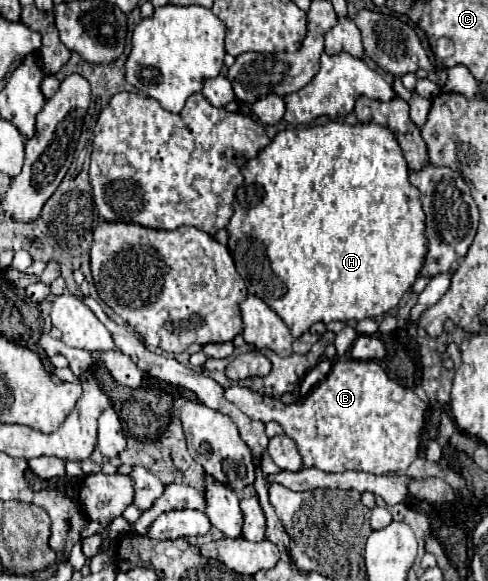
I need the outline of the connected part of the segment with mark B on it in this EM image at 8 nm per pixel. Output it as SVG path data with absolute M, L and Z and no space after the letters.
M373 360L335 362L325 382L315 386L307 398L293 404L281 404L277 398L241 386L227 388L225 398L253 420L275 420L281 424L285 434L297 442L307 468L323 472L361 470L377 476L405 472L417 458L427 408L411 388L391 380Z

